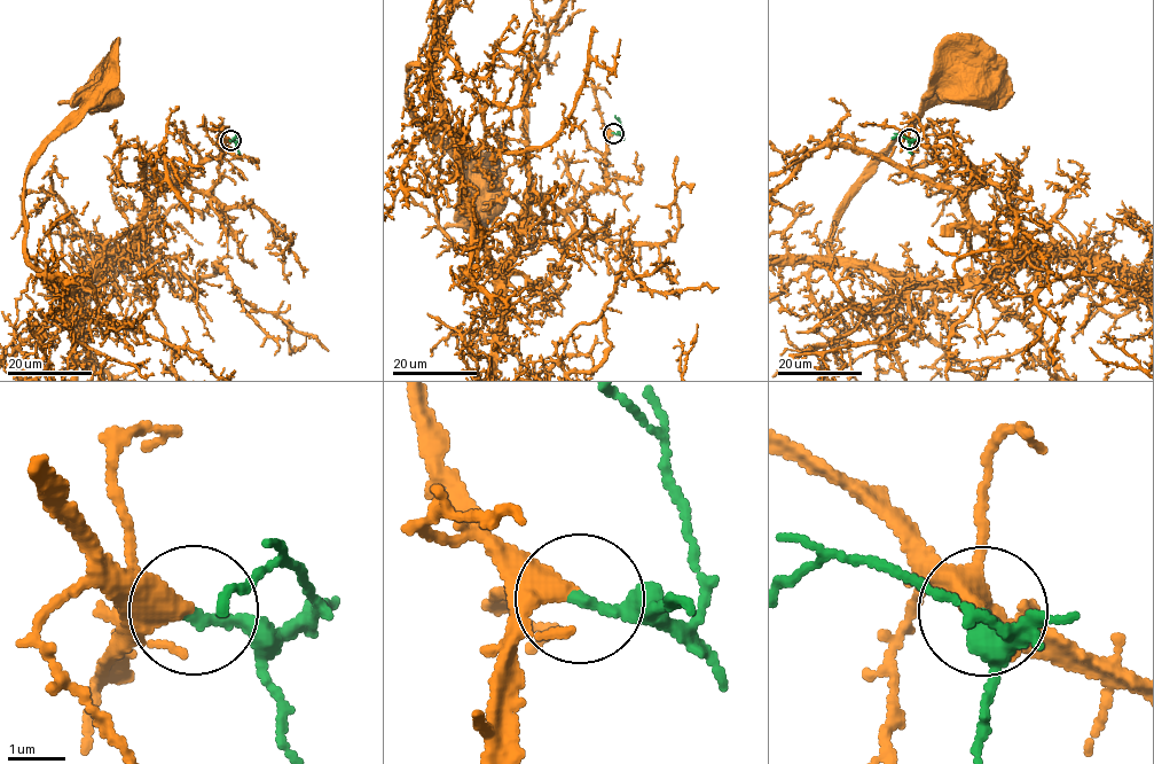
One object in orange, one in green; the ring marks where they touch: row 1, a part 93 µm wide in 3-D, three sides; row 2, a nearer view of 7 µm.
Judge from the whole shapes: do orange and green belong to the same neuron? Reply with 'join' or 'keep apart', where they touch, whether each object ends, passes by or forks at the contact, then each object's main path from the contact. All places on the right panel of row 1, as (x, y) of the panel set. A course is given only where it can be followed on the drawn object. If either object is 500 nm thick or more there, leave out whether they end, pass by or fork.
join; at (909, 139); orange passes by; green ends there; orange runs (909, 139), (954, 148), (982, 178), (970, 216), (1029, 251), (951, 282), (830, 252), (864, 170), (978, 92); green runs (909, 139), (897, 135), (892, 139)

